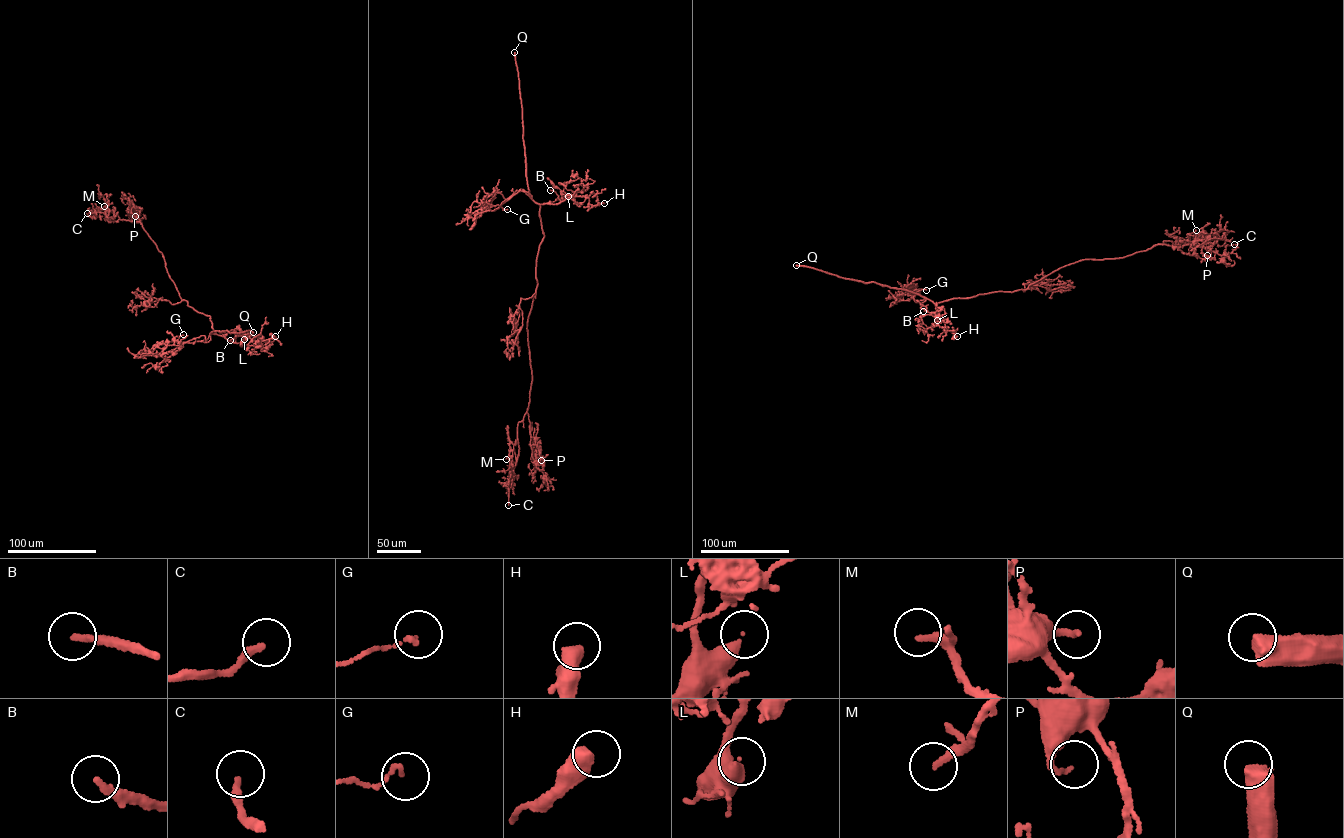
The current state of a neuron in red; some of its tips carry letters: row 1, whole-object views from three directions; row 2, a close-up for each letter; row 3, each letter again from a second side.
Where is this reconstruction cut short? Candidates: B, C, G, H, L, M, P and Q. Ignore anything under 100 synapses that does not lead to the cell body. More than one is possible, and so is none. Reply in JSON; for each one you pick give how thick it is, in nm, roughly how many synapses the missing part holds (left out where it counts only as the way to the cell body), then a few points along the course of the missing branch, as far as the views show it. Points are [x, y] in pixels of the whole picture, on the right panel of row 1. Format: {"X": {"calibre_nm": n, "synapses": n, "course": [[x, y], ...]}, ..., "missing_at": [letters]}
{"B": {"calibre_nm": 220, "synapses": 110}, "Q": {"calibre_nm": 600}, "missing_at": ["B", "Q"]}

